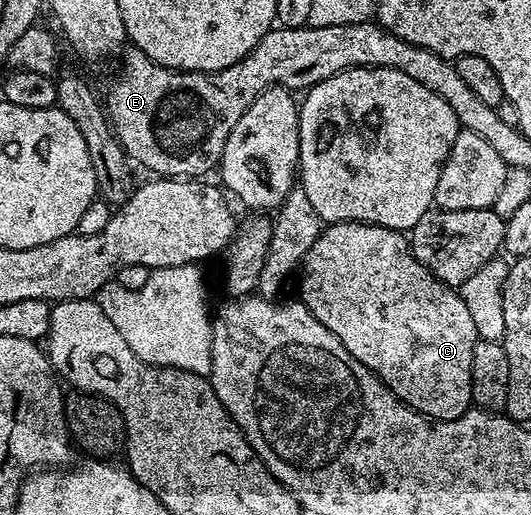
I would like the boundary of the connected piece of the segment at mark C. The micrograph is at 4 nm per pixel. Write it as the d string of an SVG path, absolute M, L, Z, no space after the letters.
M350 220L340 224L329 224L319 233L317 242L309 250L309 254L303 260L301 273L303 281L299 284L301 302L357 358L357 362L364 364L374 376L379 377L385 387L398 399L408 404L410 408L420 412L422 416L430 418L432 421L452 420L458 416L463 416L472 407L471 402L471 367L473 366L473 346L476 342L475 327L473 317L469 315L469 306L465 306L462 295L452 285L443 284L436 276L411 252L411 241L402 232L395 232L391 228L382 228L376 224L361 224Z

